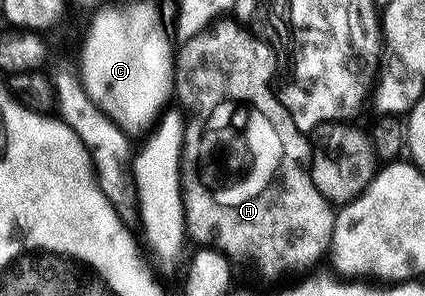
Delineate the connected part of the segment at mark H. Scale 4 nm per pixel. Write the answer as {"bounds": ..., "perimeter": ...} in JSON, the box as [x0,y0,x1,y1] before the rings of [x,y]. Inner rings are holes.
{"bounds":[175,17,336,279],"perimeter":[[[223,17],[212,22],[206,30],[197,33],[189,40],[181,43],[175,56],[175,91],[177,99],[184,103],[185,126],[183,129],[183,157],[179,161],[179,184],[183,186],[183,222],[186,234],[195,245],[213,247],[227,256],[232,264],[248,267],[259,279],[283,279],[286,275],[295,275],[298,271],[307,273],[319,258],[328,254],[335,228],[336,208],[313,185],[311,176],[311,153],[313,143],[304,132],[293,125],[293,117],[281,105],[276,88],[271,88],[271,78],[277,75],[277,55],[270,42],[258,39],[242,22],[231,17]]]}

